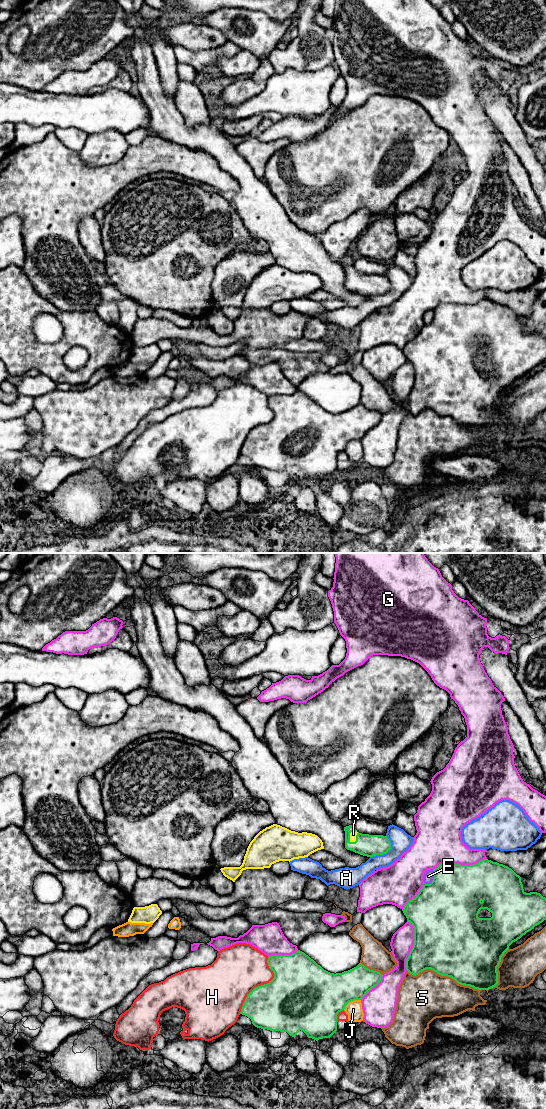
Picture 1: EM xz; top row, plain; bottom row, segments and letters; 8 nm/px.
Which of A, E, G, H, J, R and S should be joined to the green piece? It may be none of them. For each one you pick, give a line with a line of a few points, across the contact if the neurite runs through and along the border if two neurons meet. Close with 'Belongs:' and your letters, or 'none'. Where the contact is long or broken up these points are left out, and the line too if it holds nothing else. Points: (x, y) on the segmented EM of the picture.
R: Line: xz (367, 845), (351, 841), (349, 835), (353, 834)
Belongs: R

